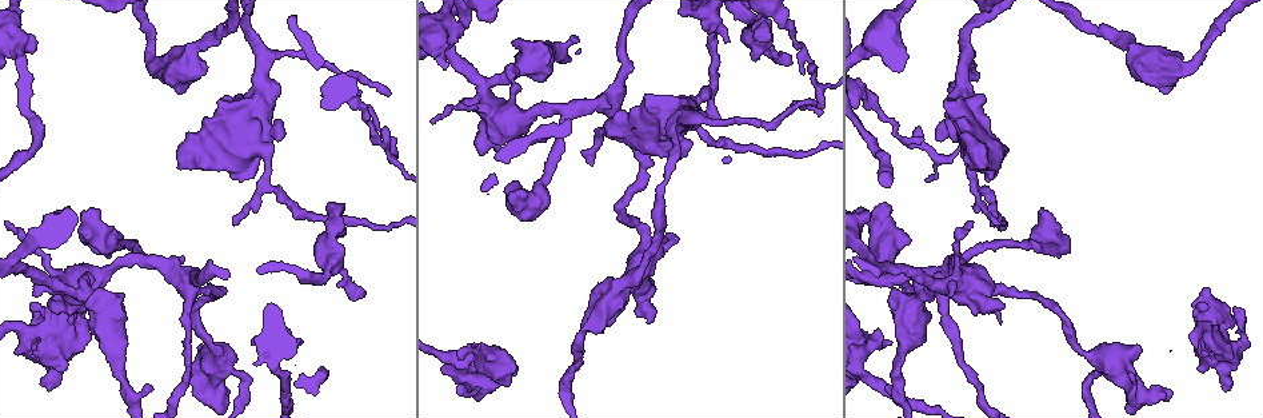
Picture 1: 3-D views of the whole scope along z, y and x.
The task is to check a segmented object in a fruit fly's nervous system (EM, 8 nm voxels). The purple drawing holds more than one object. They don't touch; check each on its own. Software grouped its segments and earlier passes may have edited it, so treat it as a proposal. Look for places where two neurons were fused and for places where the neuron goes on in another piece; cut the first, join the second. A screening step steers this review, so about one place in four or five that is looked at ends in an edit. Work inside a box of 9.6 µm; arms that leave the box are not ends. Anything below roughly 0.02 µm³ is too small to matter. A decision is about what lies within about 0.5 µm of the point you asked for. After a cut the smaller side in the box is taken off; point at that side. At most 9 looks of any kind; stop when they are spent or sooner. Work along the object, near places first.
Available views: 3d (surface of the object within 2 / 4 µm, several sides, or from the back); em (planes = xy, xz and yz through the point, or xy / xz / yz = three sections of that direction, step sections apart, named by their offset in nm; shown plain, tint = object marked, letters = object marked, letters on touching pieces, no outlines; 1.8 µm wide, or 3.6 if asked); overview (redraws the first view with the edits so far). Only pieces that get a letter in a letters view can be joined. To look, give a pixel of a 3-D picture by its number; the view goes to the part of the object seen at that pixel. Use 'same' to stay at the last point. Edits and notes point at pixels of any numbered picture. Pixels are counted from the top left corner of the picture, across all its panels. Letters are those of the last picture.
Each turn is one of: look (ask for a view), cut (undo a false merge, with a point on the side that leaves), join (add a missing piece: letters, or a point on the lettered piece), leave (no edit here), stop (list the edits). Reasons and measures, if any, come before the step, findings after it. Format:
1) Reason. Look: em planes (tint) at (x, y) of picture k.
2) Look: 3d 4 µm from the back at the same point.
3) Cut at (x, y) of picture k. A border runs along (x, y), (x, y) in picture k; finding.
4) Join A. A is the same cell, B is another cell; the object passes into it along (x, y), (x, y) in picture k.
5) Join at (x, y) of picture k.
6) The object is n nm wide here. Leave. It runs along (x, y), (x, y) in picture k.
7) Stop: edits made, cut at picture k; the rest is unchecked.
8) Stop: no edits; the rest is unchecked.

Sudden change in width. Look: em 3.6 µm planes (tint) at (623, 128) of picture 1.

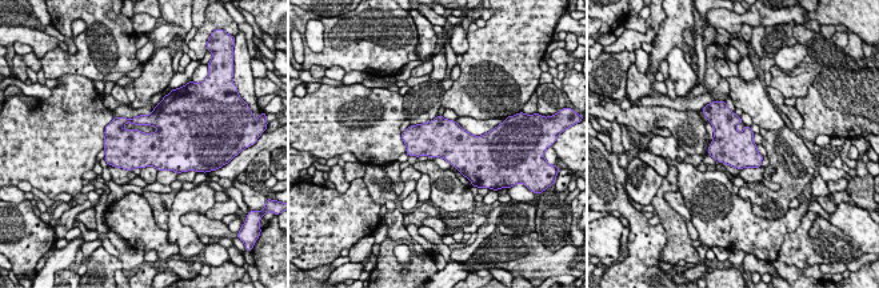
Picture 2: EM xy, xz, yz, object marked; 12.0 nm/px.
See the neighbours. Look: em 3.6 µm planes (letters) at the same point.

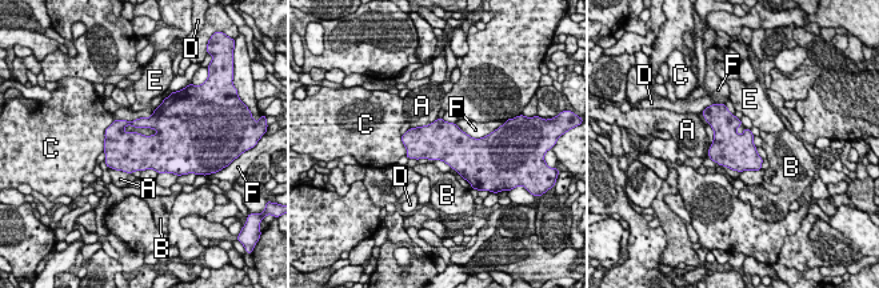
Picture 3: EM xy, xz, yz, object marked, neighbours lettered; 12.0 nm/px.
The object is 480 nm wide here. Leave. A, B, C, D, E and F are other cells; a border runs along (436, 118), (428, 124), (411, 128) in picture 3; all the same neuron.

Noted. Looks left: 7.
Branch stops here. Look: em planes (letters) at (95, 210) of picture 1.

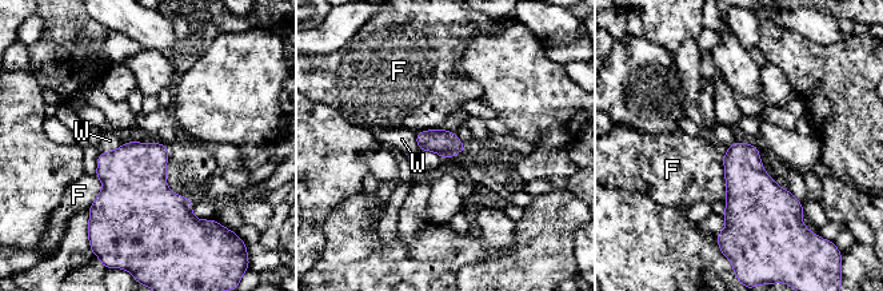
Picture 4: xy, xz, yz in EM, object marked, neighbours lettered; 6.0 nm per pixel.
Leave. F and W are other cells; none of them fits.

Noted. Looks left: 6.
Thick turns thin. Look: 3d 4 µm at (1206, 318) of picture 1.

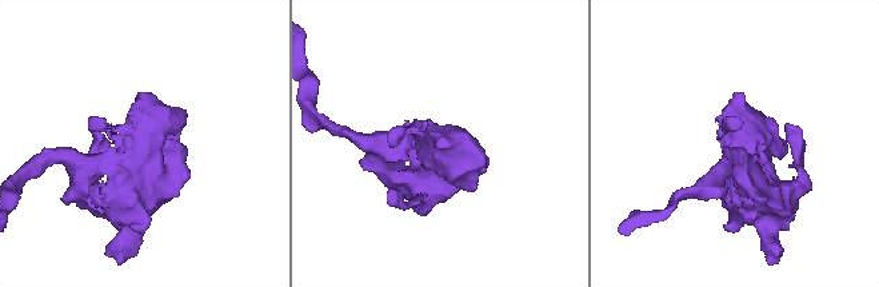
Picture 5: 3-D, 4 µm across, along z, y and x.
Look: em 3.6 µm planes (letters) at (135, 141) of picture 5.

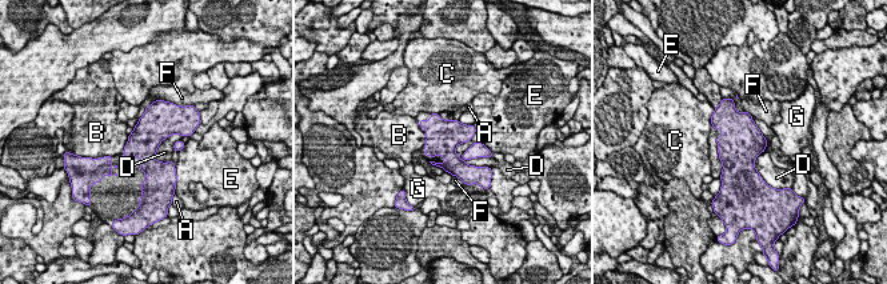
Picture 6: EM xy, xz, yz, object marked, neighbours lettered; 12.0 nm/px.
The longest contact is with D, 420 nm. Leave. A, B, C, D, E, F and G are other cells; a border runs along (455, 147), (463, 162), (483, 167) in picture 6; continuous, no second neuron.

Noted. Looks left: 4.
Sudden change in width. Look: em planes (tint) at (1137, 391) of picture 1.

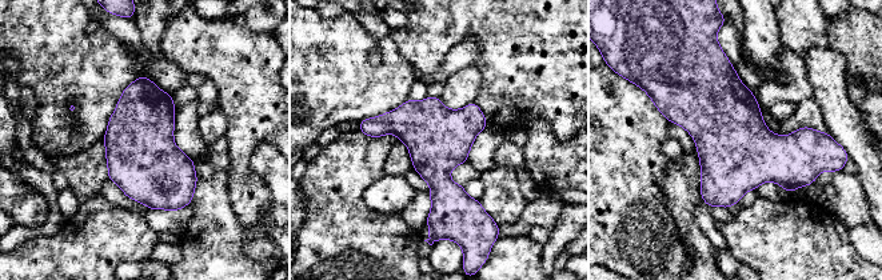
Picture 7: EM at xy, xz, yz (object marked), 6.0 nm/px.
Look: em planes (letters) at the same point.

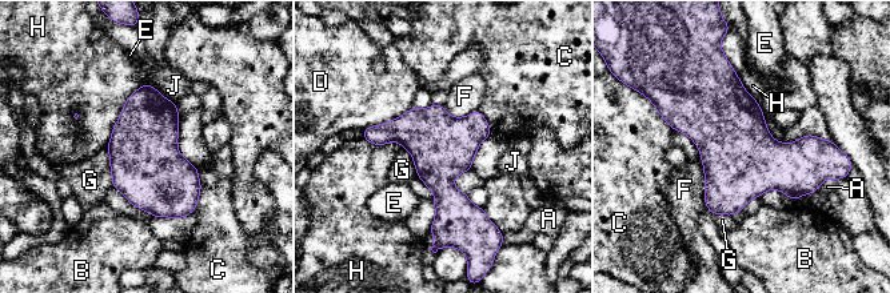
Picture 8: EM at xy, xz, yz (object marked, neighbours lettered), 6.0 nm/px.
The object is 380 nm wide here. Leave. A, B, C, D, E, F, G, H and J are other cells; a border runs along (106, 147), (110, 155), (112, 187) in picture 8; one neuron here.

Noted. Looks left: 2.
Stop: no edits; the rest is unchecked.

